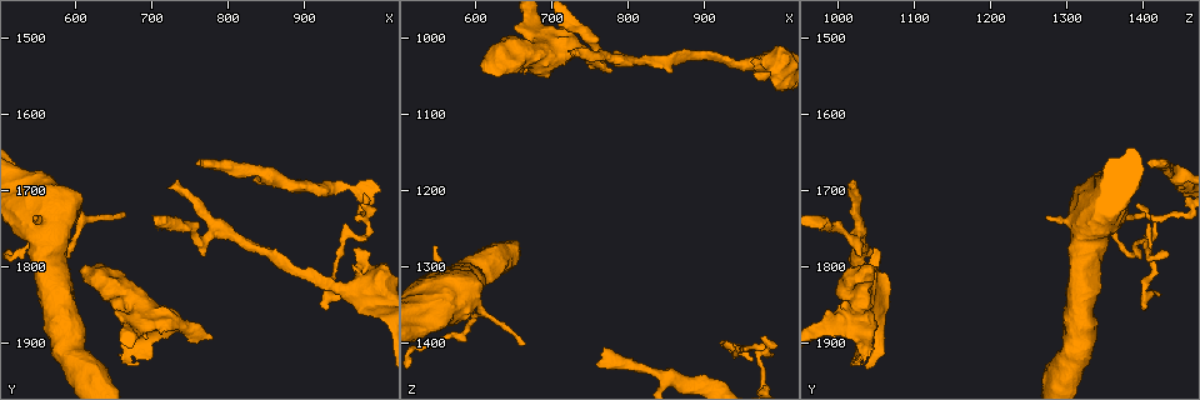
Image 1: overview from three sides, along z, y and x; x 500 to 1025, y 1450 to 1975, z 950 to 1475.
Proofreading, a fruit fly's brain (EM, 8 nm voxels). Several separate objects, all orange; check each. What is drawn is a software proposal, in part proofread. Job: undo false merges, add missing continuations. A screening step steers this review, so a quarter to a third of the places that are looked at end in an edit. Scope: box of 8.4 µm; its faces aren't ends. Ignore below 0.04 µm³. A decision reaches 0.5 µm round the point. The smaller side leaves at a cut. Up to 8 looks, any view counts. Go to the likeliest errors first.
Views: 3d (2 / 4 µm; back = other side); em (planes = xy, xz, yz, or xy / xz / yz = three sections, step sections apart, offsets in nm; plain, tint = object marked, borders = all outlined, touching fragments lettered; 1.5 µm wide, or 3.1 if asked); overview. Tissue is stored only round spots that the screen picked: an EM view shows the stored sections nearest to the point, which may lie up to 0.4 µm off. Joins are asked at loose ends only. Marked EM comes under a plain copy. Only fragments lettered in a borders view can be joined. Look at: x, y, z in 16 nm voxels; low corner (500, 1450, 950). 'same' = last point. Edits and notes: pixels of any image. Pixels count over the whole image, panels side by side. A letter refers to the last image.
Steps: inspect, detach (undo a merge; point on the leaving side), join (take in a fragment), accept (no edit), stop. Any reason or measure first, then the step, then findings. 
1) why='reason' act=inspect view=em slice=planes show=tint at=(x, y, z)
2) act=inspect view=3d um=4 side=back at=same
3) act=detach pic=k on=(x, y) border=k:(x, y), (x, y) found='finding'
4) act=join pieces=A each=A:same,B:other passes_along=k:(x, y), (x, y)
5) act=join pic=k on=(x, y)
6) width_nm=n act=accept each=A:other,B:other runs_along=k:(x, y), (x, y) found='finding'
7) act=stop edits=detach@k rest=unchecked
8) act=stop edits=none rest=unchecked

why='free end' act=inspect view=3d um=4 at=(780, 1895, 1045)

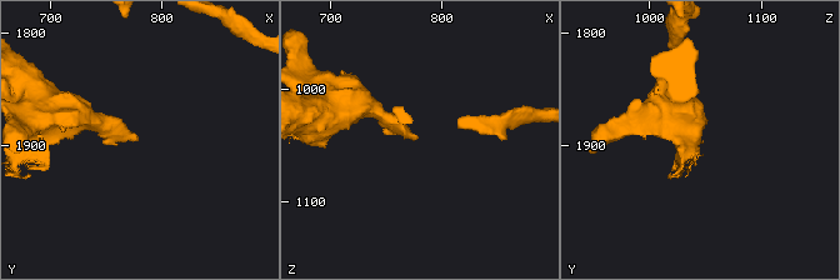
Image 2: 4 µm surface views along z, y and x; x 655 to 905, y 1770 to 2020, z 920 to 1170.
why='need the tissue' act=inspect view=em slice=planes show=borders at=(776, 1896, 1044)

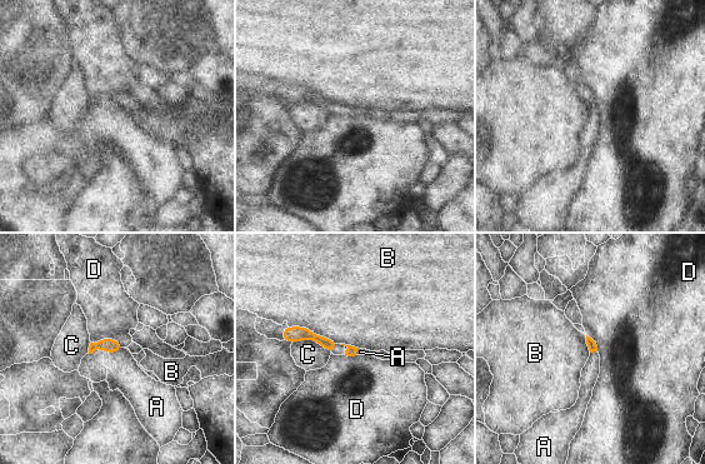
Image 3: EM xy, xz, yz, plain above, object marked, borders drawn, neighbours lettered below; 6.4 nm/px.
act=join pieces=A each=A:same,B:other,C:other,D:other passes_along=3:(109, 345), (114, 352), (124, 373) found='the cell continues'

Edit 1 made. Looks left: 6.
why='an open end' act=inspect view=em slice=planes show=borders at=(760, 1665, 1430)

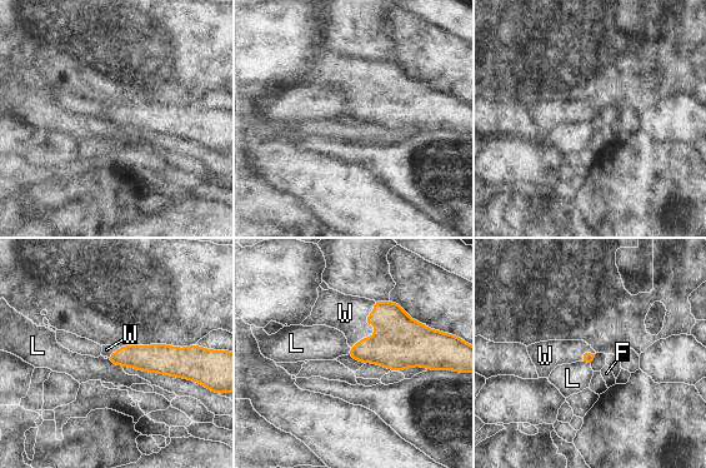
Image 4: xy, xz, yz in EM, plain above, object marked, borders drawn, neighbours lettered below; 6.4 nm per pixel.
act=join pieces=W each=F:other,L:other,W:same passes_along=4:(400, 343), (371, 322), (345, 313) found='it goes on there'

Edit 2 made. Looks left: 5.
why='see it whole again' act=inspect view=overview

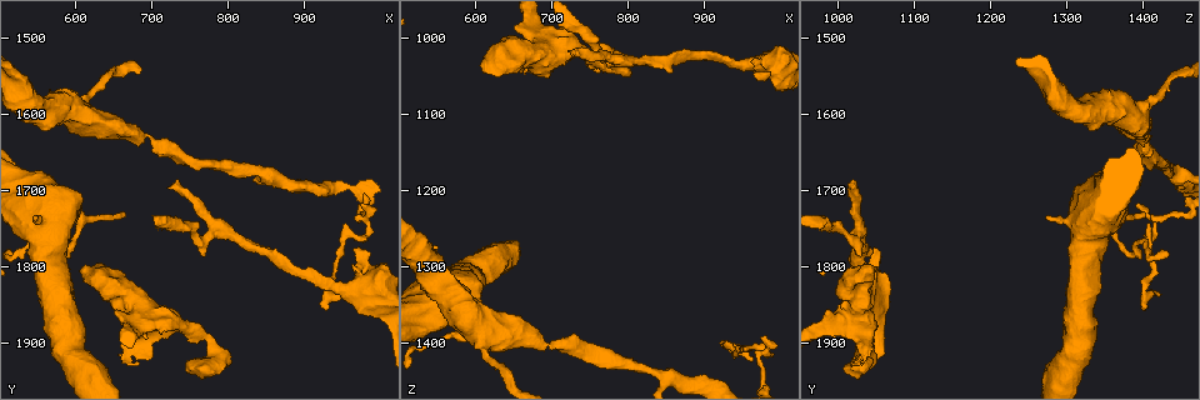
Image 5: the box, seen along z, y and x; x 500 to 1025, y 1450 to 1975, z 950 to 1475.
why='tapers out' act=inspect view=em slice=planes show=borders at=(965, 1840, 1420)

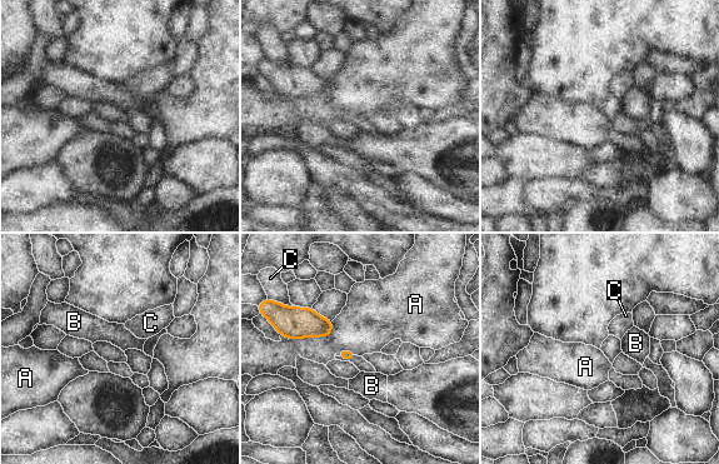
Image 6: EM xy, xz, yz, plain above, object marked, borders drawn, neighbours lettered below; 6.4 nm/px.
act=accept each=A:other,B:other,C:other border=6:(334, 322), (329, 335), (280, 334) found='no lettered fragment goes on from it'

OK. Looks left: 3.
act=stop edits=join@3,join@4 rest=unchecked

